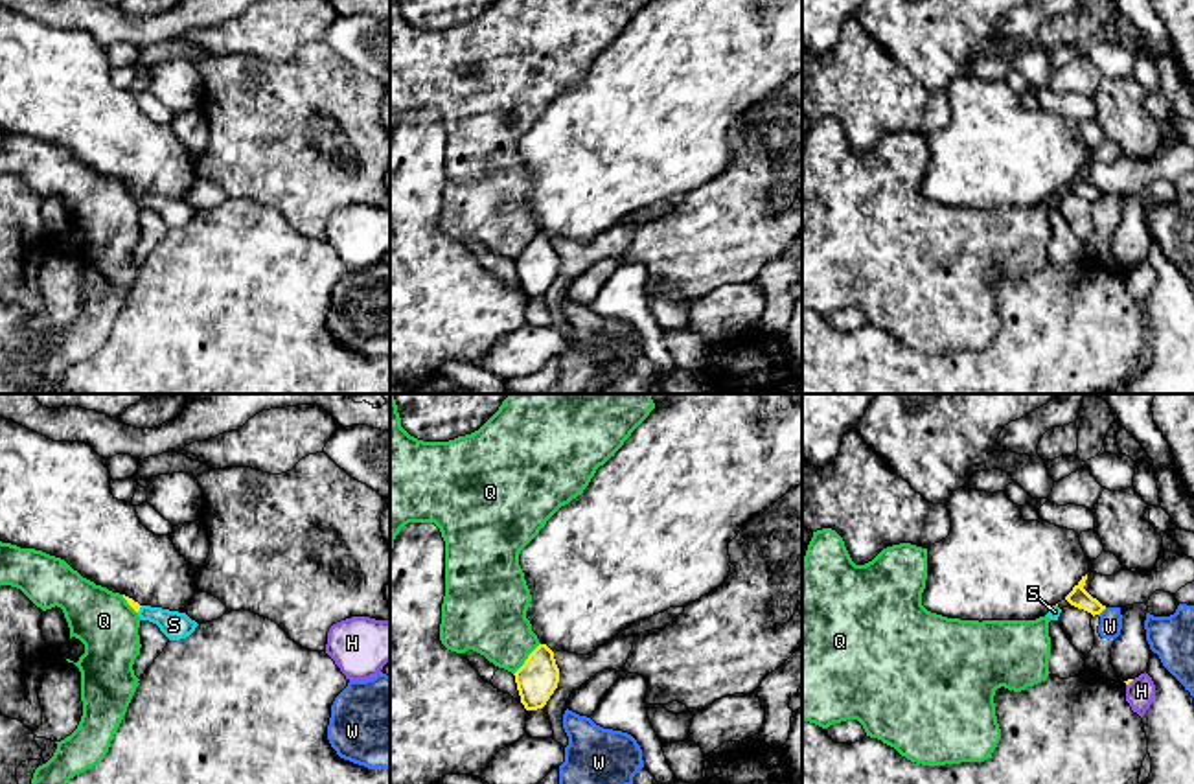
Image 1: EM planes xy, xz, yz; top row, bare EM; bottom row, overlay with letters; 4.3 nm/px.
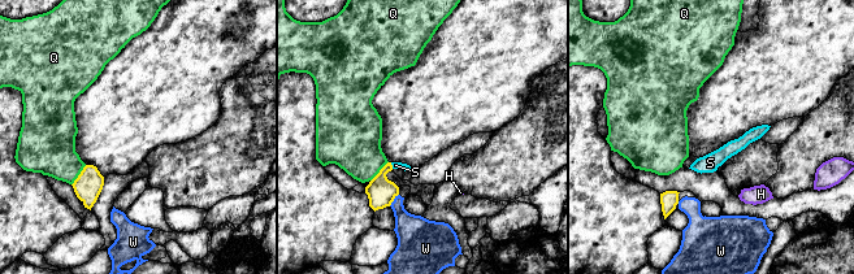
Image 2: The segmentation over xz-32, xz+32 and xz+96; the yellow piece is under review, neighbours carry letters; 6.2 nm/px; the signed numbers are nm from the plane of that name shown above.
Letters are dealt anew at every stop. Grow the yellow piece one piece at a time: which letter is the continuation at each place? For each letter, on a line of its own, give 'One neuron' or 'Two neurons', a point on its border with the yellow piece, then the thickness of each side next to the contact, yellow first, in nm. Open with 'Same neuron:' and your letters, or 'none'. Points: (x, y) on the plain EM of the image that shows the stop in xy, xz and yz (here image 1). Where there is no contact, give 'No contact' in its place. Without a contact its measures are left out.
Same neuron: S
H: Two neurons. Touches yellow at yz (1130, 269). Thickness 20 nm (yellow) against 120 nm
Q: Two neurons. Touches yellow at xz (527, 247). Thickness 180 nm (yellow) against 320 nm
S: One neuron. Touches yellow at xy (138, 197). Thickness 40 nm (yellow) against 120 nm
W: Two neurons. Touches yellow at yz (1102, 197). Thickness 90 nm (yellow) against 100 nm

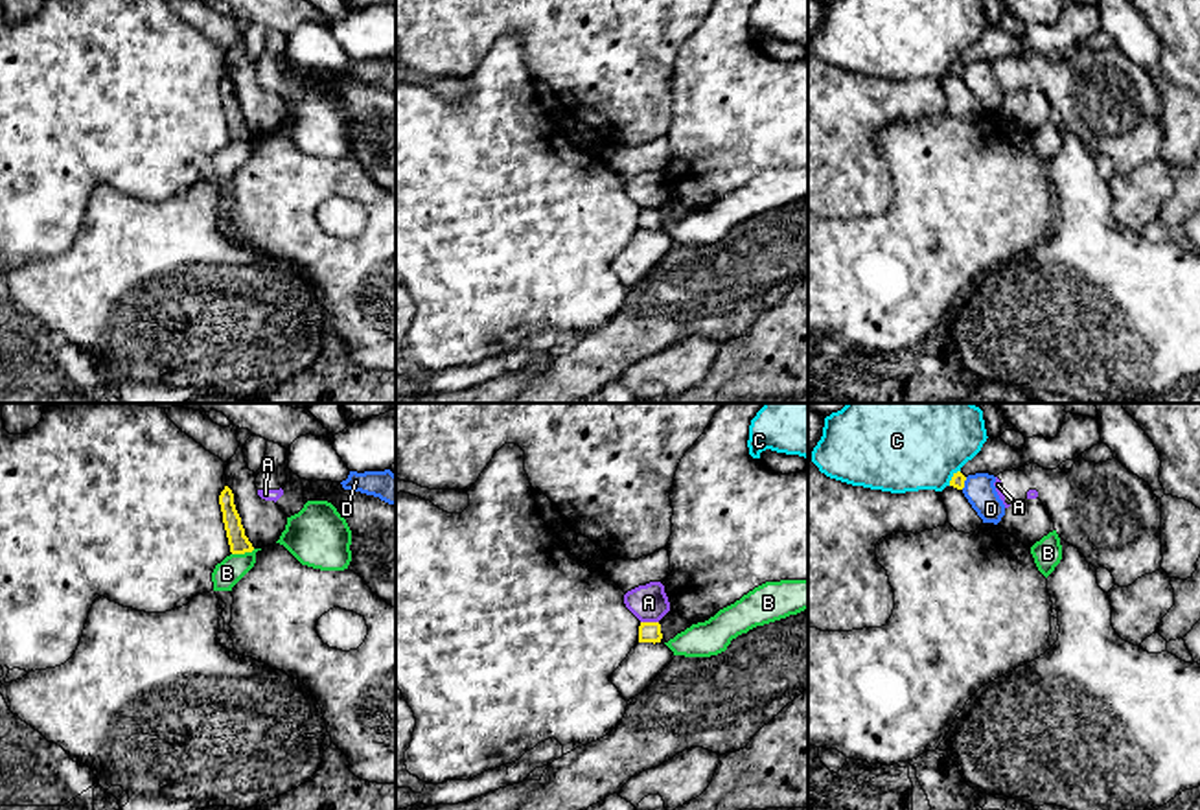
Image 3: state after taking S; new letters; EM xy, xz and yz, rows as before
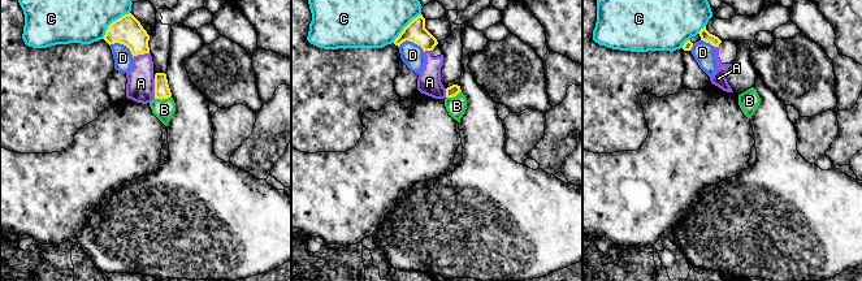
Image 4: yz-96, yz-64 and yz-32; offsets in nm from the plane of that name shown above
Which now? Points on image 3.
Same neuron: none
A: Two neurons. Touches yellow at xz (650, 210). Thickness 100 nm (yellow) against 160 nm
B: Two neurons. Touches yellow at xy (243, 140). Thickness 90 nm (yellow) against 120 nm
C: Two neurons. Touches yellow at yz (952, 65). Thickness 60 nm (yellow) against 360 nm
D: Two neurons. Touches yellow at yz (963, 70). Thickness 60 nm (yellow) against 140 nm

